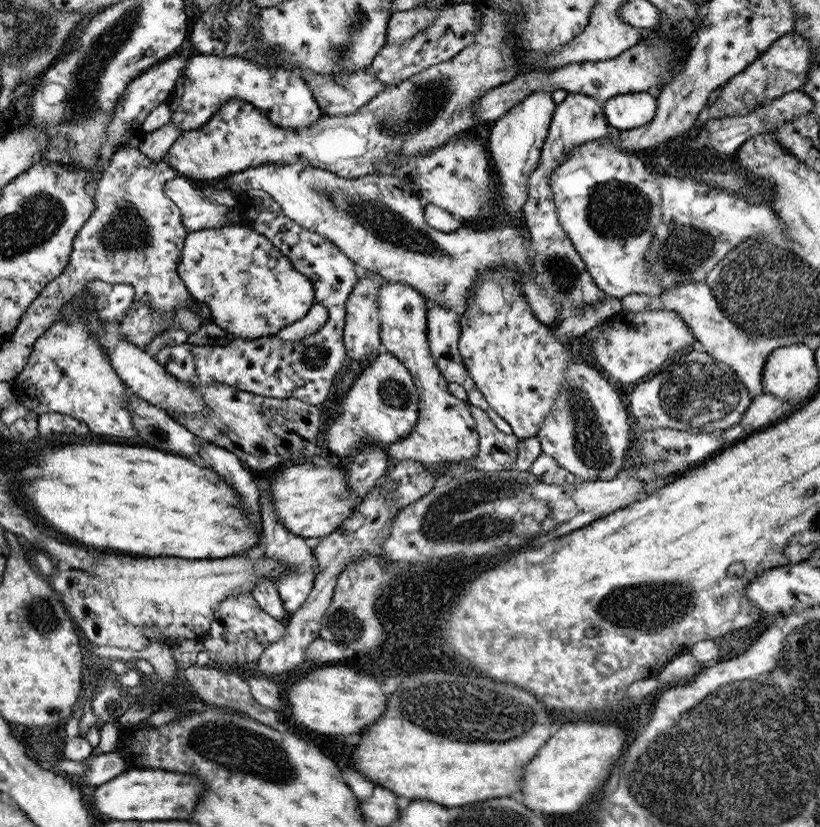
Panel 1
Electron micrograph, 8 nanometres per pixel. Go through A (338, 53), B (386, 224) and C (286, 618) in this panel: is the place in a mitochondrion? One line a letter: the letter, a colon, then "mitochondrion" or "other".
A: mitochondrion
B: mitochondrion
C: other

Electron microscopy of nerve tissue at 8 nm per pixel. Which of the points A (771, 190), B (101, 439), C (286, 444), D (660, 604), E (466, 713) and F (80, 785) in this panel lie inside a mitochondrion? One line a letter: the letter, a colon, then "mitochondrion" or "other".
A: other
B: other
C: other
D: mitochondrion
E: mitochondrion
F: other

